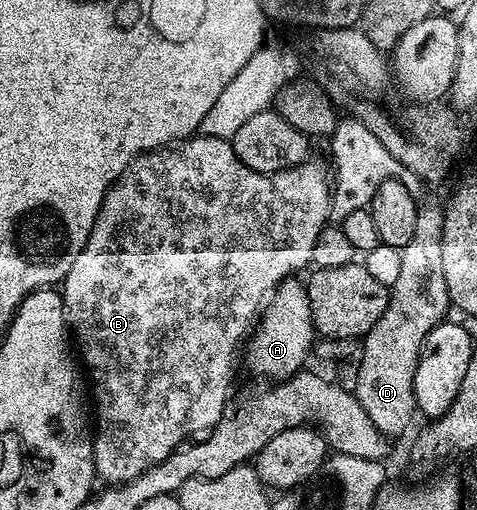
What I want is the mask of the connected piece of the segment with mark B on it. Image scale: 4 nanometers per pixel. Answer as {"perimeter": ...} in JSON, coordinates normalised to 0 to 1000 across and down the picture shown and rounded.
{"perimeter":[[[413,263],[396,267],[392,275],[371,280],[367,286],[338,290],[325,298],[304,298],[283,314],[275,325],[252,347],[249,355],[237,361],[235,371],[222,380],[218,402],[210,406],[210,418],[201,429],[201,441],[193,447],[189,467],[180,475],[180,482],[172,490],[172,498],[164,498],[164,506],[155,506],[155,522],[147,522],[147,537],[138,537],[130,559],[130,578],[134,582],[134,614],[143,625],[143,639],[149,657],[155,661],[157,680],[164,684],[166,704],[172,708],[174,720],[180,724],[182,743],[189,747],[189,776],[201,782],[201,800],[197,792],[197,853],[193,857],[193,896],[201,908],[203,935],[229,951],[270,949],[281,937],[289,937],[289,929],[298,929],[306,922],[314,922],[314,914],[331,914],[331,906],[340,906],[350,894],[379,876],[396,859],[409,857],[413,851],[434,849],[453,837],[455,827],[468,820],[478,792],[478,767],[486,761],[486,735],[493,733],[495,722],[486,712],[495,706],[495,688],[505,688],[507,676],[522,665],[524,653],[535,645],[541,633],[541,622],[547,618],[556,596],[570,584],[570,575],[579,571],[583,559],[593,549],[606,547],[614,539],[618,525],[648,524],[654,518],[654,500],[658,498],[658,475],[667,475],[667,459],[690,437],[690,416],[694,412],[696,371],[692,367],[692,337],[669,322],[660,310],[648,310],[633,322],[618,322],[612,329],[602,329],[589,337],[535,337],[524,333],[499,310],[499,302],[491,302],[484,273],[468,275],[455,267],[432,267]]]}

